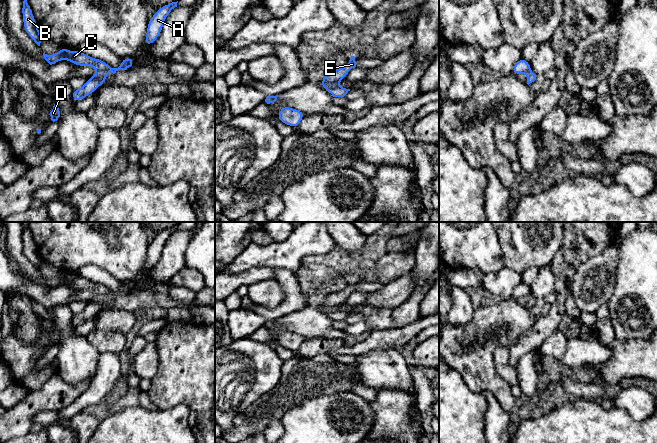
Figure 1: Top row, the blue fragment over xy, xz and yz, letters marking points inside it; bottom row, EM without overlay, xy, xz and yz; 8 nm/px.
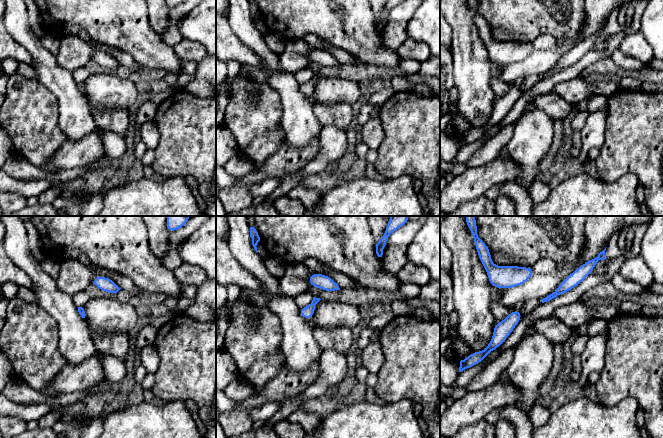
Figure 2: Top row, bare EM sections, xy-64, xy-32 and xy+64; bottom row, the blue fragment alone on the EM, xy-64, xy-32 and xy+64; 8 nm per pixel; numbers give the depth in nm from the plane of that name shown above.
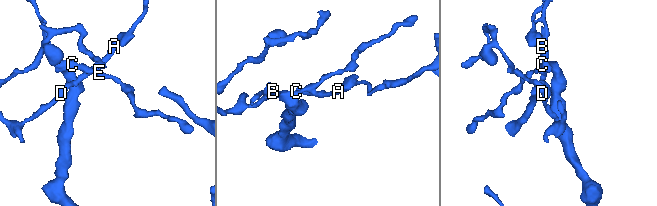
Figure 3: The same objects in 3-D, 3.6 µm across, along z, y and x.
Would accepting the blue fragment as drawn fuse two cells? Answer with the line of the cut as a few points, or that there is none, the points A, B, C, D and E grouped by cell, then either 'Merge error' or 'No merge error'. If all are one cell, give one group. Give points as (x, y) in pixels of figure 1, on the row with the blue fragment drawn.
Split along xy (111, 68), (108, 71), (98, 73). Groups: A D / B C E. Merge error

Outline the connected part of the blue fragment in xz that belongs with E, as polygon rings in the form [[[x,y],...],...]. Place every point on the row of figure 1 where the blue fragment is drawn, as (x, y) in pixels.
[[[351,56],[345,67],[325,71],[323,81],[319,83],[319,85],[323,88],[333,87],[336,83],[339,83],[344,77],[346,77],[347,74],[355,67],[355,57]]]

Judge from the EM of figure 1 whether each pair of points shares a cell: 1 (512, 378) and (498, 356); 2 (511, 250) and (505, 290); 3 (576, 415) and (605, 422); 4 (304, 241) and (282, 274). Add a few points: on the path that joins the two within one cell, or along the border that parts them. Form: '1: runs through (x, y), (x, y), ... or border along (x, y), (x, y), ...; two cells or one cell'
1: runs through (508, 373), (502, 367), (501, 361); one cell
2: border along (505, 266), (521, 275); two cells
3: runs through (583, 422), (598, 422); one cell
4: border along (275, 268), (286, 268), (293, 273); two cells

